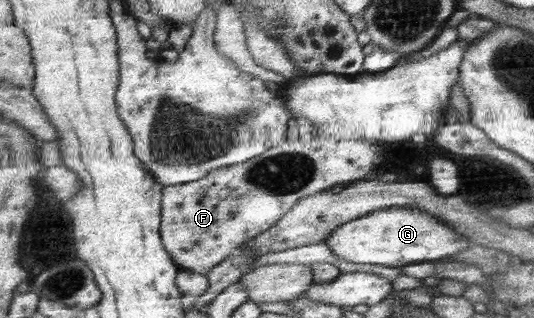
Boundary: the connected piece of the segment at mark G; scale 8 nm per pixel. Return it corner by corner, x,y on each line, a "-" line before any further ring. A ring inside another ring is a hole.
383,208
338,226
326,238
326,245
339,260
355,264
381,264
399,268
407,264
434,263
440,258
467,250
471,241
436,216
415,208

